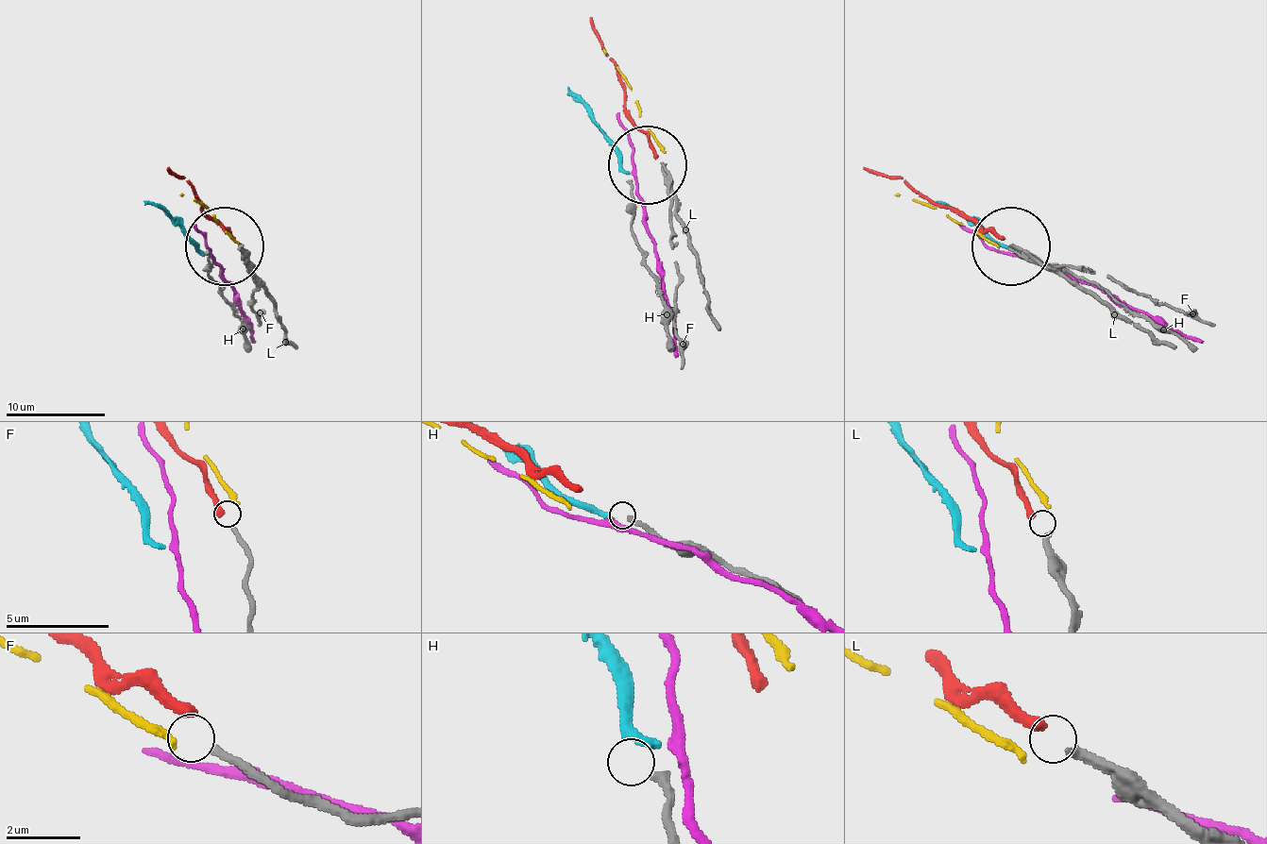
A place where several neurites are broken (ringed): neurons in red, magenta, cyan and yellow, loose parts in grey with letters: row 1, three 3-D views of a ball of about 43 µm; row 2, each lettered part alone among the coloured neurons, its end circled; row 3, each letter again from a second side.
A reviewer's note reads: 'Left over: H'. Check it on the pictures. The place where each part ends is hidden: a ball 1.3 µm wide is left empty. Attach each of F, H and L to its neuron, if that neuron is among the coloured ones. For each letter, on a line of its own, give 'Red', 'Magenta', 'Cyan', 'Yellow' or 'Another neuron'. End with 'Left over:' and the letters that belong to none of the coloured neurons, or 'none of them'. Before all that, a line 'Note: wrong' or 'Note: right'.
Note: right
F: Yellow
H: Another neuron
L: Red
Left over: H

